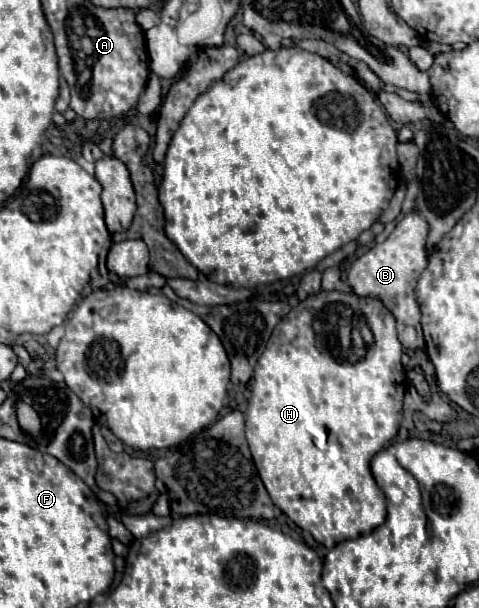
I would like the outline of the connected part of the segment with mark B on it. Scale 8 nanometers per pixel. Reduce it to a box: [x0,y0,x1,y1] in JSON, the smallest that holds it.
[348,210,428,350]

